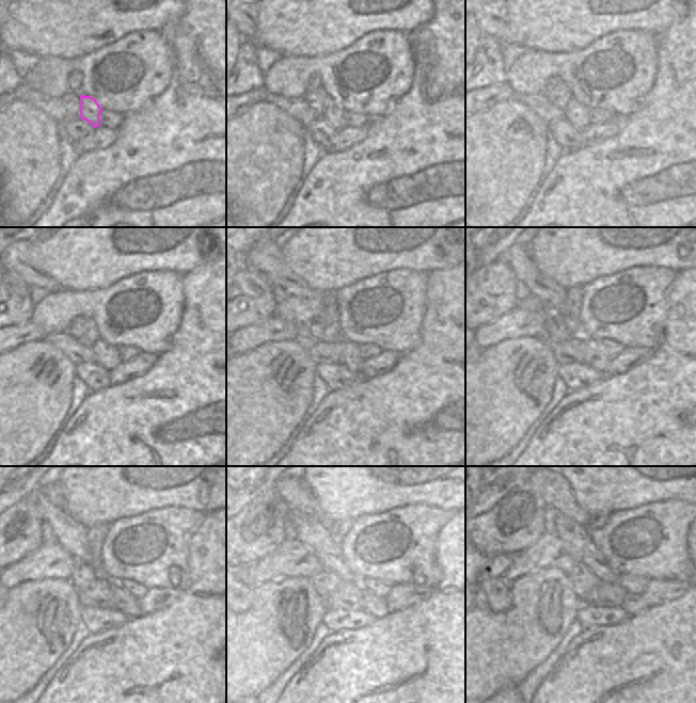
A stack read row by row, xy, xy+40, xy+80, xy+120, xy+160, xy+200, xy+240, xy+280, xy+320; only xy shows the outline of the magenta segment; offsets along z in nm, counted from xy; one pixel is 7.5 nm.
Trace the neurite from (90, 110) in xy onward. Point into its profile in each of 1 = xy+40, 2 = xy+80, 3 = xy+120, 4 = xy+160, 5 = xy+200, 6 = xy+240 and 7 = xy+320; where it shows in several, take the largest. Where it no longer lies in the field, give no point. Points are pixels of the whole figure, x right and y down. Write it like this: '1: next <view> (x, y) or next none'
1: next xy+40 (333, 113)
2: next xy+80 (578, 114)
3: next xy+120 (106, 355)
4: next xy+160 (351, 358)
5: next xy+200 (596, 358)
6: next xy+240 (125, 602)
7: next xy+320 (633, 604)

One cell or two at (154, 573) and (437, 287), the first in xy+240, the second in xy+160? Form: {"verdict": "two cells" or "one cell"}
{"verdict": "two cells"}

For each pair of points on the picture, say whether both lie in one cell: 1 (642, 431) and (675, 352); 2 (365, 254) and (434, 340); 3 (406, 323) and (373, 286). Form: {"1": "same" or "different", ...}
{"1": "same", "2": "different", "3": "same"}

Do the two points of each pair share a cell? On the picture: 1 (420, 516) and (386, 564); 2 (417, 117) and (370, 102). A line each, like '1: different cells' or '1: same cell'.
1: same cell
2: different cells

